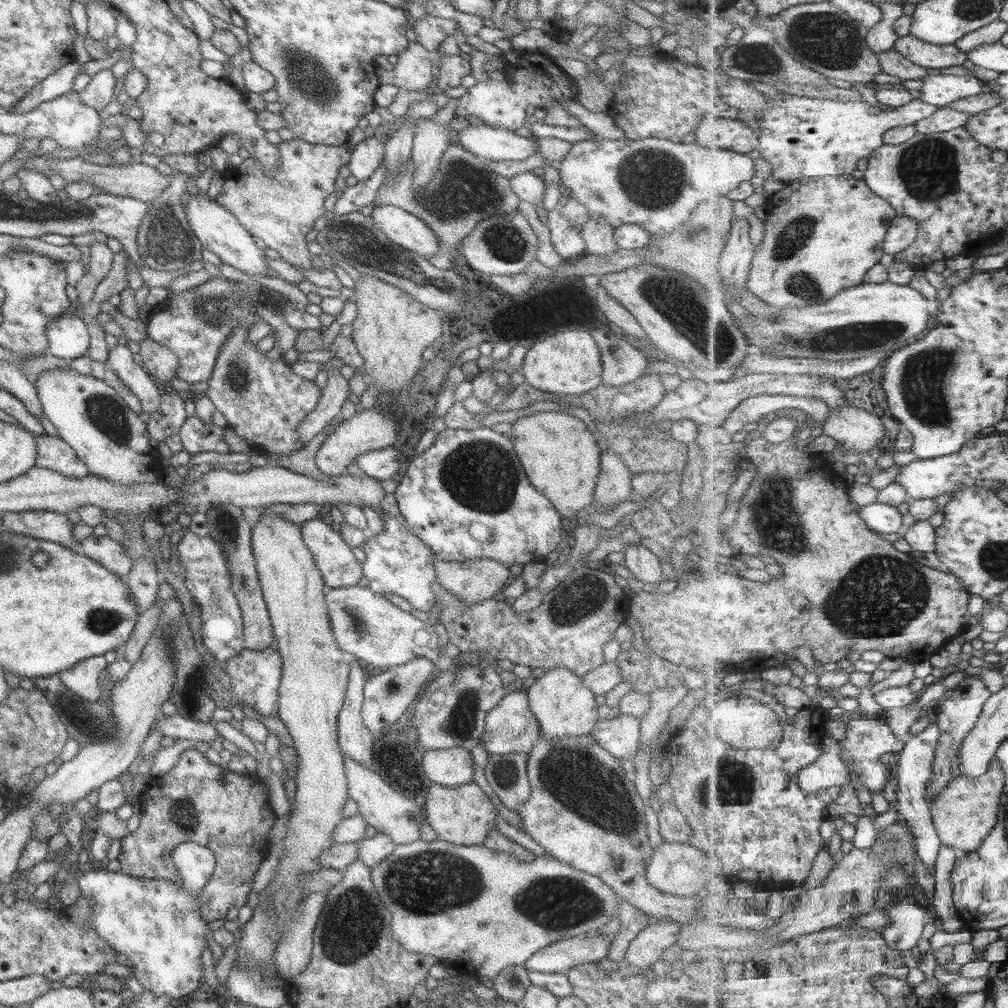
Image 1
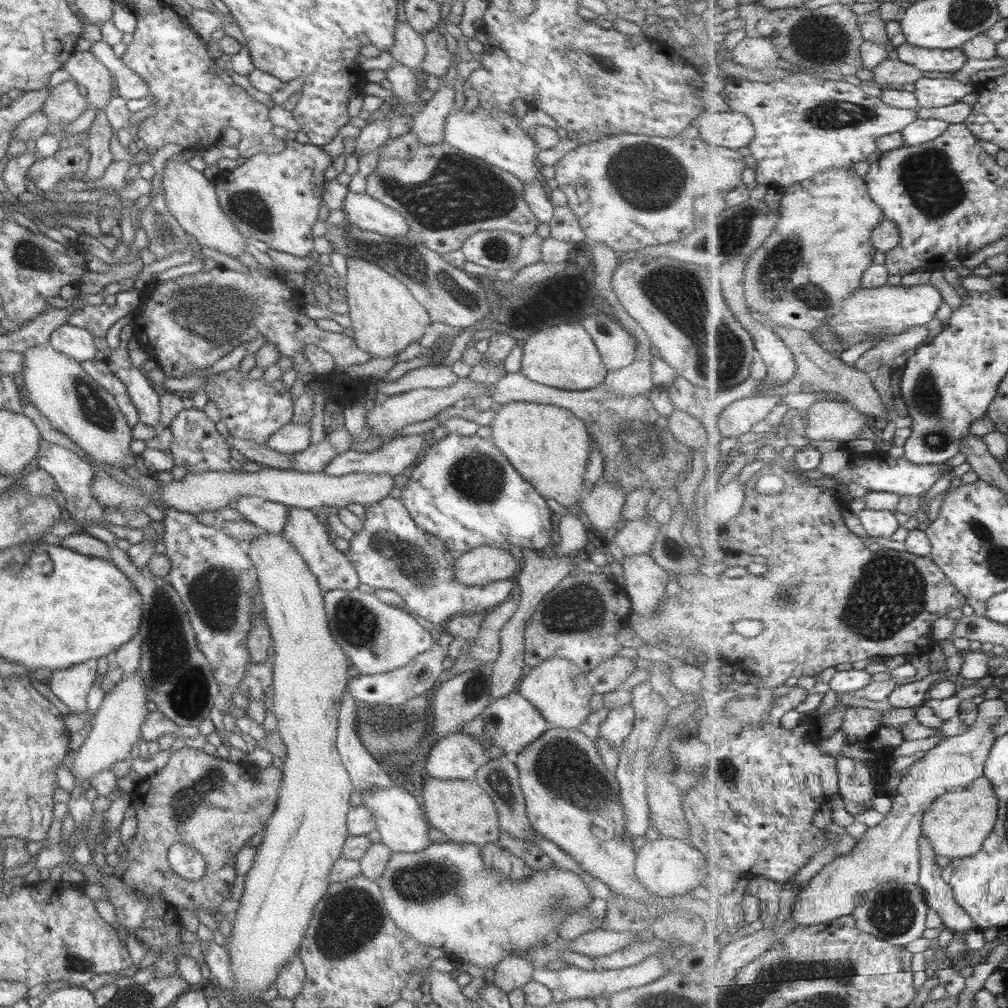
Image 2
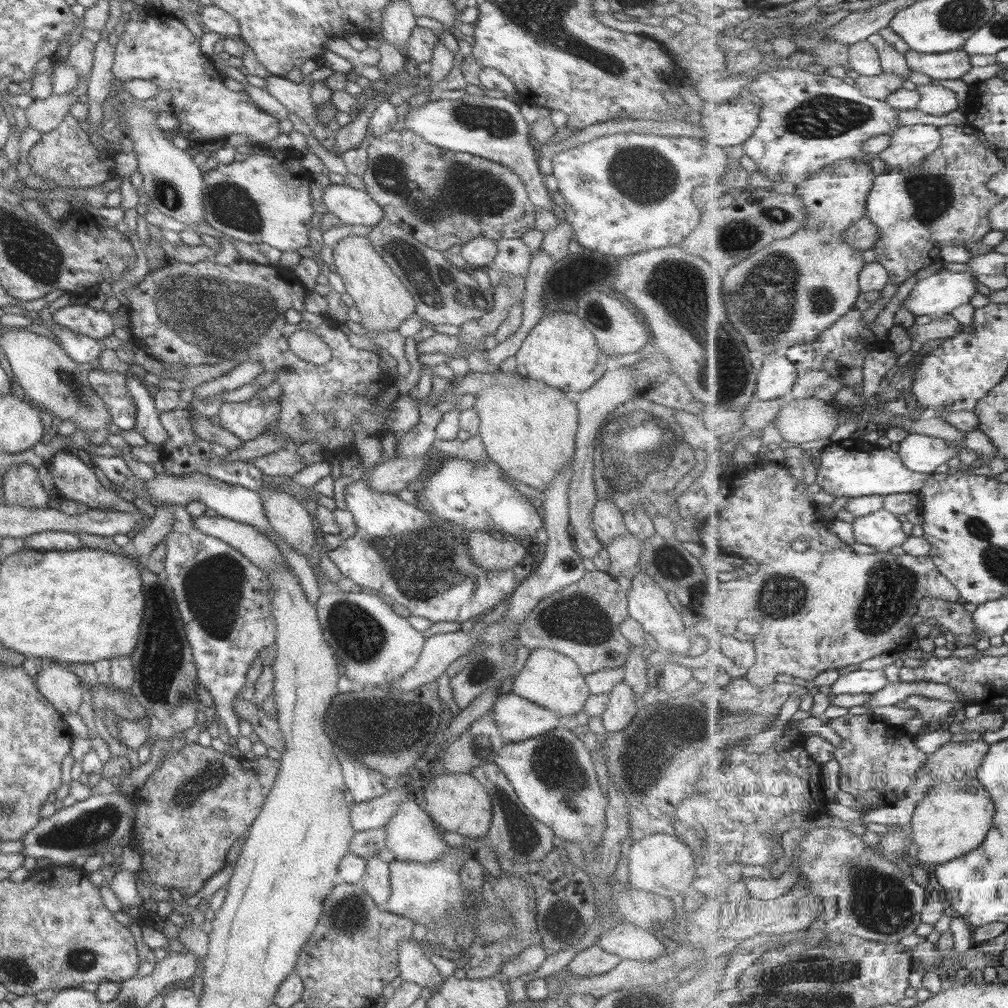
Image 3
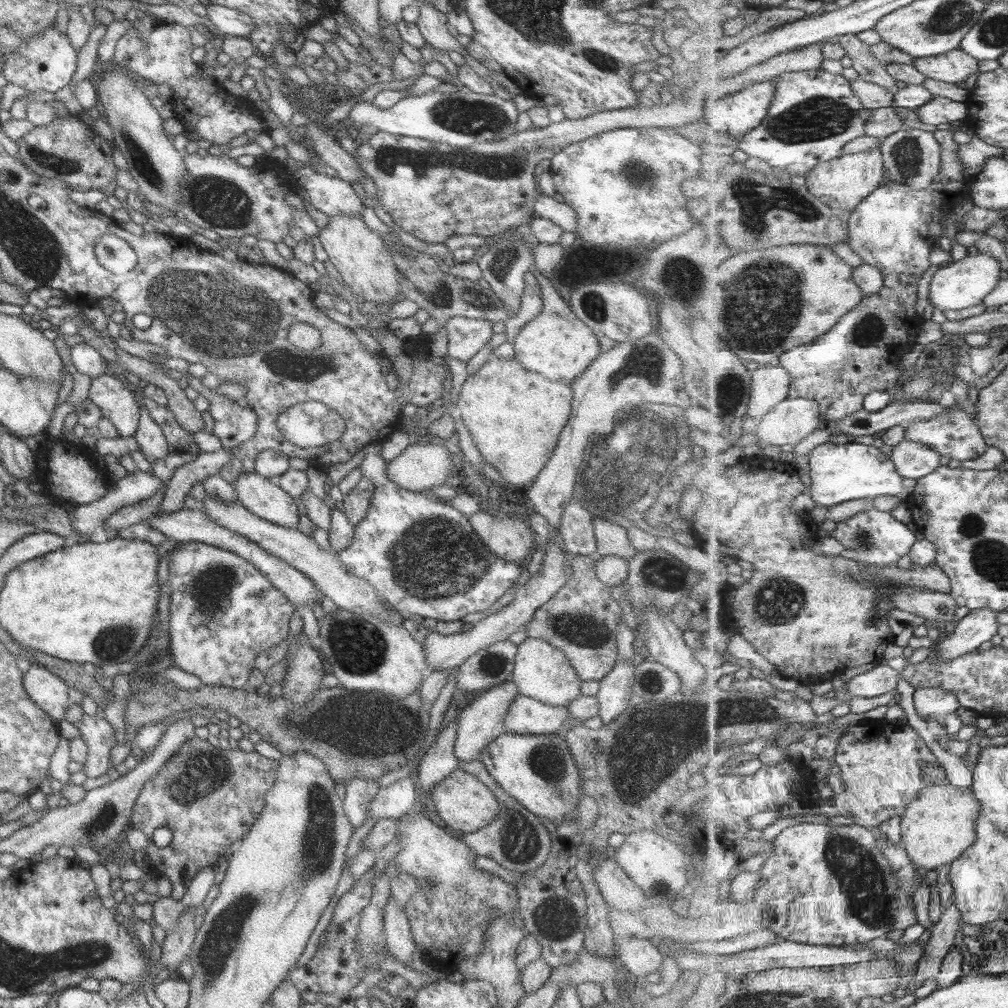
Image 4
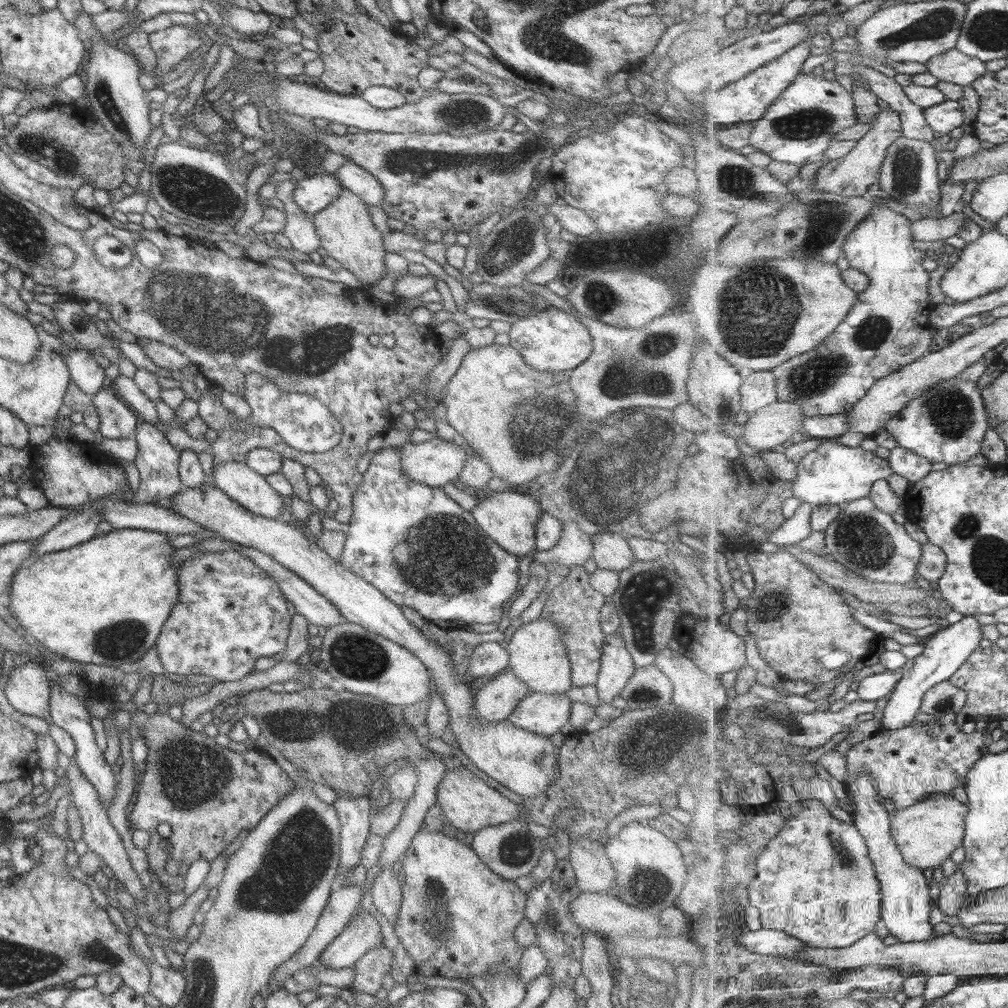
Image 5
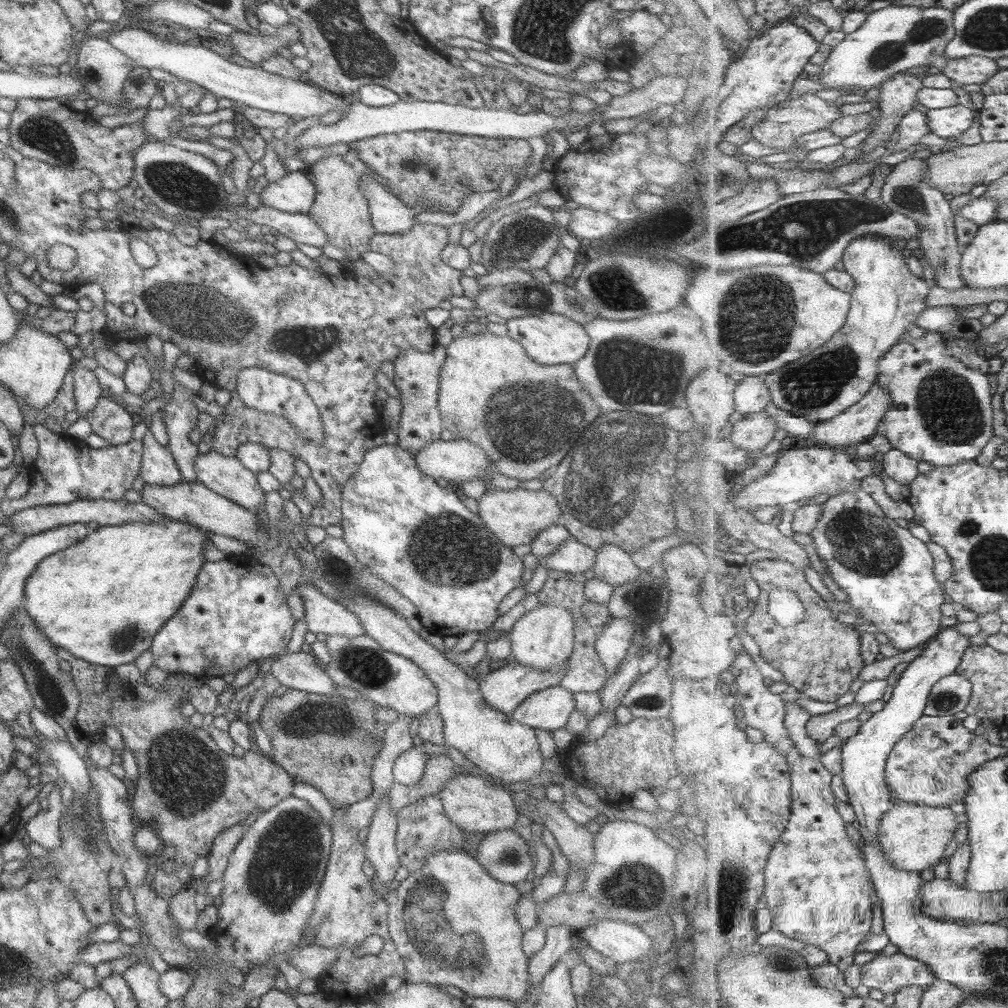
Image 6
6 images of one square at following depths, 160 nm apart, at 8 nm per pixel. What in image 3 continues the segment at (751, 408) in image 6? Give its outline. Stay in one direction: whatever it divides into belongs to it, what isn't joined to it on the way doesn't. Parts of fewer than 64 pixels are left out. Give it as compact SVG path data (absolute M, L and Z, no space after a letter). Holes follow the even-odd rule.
M765 354L757 376L757 400L775 400L790 397L796 380L798 368L787 355Z

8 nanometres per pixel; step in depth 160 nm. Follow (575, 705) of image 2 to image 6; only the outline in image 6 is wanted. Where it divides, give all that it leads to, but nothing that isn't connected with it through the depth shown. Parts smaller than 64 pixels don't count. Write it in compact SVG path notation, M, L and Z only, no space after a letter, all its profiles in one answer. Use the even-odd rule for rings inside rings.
M538 604L527 611L507 631L510 656L513 661L535 670L558 670L568 662L573 646L574 620L570 612L560 606Z

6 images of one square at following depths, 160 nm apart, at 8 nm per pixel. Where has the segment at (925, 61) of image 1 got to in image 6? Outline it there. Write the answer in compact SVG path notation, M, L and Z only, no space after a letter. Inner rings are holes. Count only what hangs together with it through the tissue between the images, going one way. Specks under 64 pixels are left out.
M983 56L953 58L953 60L943 61L940 65L942 72L959 86L962 84L982 85L1001 69L993 58Z

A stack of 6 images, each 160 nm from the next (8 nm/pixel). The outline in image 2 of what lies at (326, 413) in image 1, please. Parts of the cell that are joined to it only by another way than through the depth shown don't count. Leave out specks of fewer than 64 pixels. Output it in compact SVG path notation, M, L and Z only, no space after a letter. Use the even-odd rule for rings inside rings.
M284 424L266 440L271 450L275 449L281 454L295 454L301 452L310 444L308 424Z

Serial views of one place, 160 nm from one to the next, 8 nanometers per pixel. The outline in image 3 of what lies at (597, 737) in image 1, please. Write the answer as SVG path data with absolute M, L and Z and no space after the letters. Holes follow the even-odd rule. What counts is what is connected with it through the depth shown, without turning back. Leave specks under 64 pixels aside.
M623 681L618 682L609 692L607 706L598 716L605 733L620 732L635 716L637 704L633 691Z

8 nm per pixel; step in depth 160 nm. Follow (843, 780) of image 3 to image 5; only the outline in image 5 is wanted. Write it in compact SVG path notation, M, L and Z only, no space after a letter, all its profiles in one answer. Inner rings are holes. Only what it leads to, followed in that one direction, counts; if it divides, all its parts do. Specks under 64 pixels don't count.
M941 717L940 721L934 719L927 723L913 721L907 728L899 730L885 730L877 732L851 750L847 750L847 771L849 778L843 784L847 797L854 810L855 800L850 796L853 781L861 773L869 773L871 779L877 783L881 799L886 805L893 803L897 809L910 808L921 803L933 794L951 794L953 789L967 784L969 772L977 762L989 754L985 738L987 732L973 732L966 734L955 724L951 717Z

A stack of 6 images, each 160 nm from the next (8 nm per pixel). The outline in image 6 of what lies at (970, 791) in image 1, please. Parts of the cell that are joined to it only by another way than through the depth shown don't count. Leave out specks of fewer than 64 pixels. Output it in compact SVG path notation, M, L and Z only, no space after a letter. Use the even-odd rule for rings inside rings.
M899 802L881 819L880 845L895 868L907 872L921 872L945 861L947 846L955 838L961 817L948 807L933 807Z

